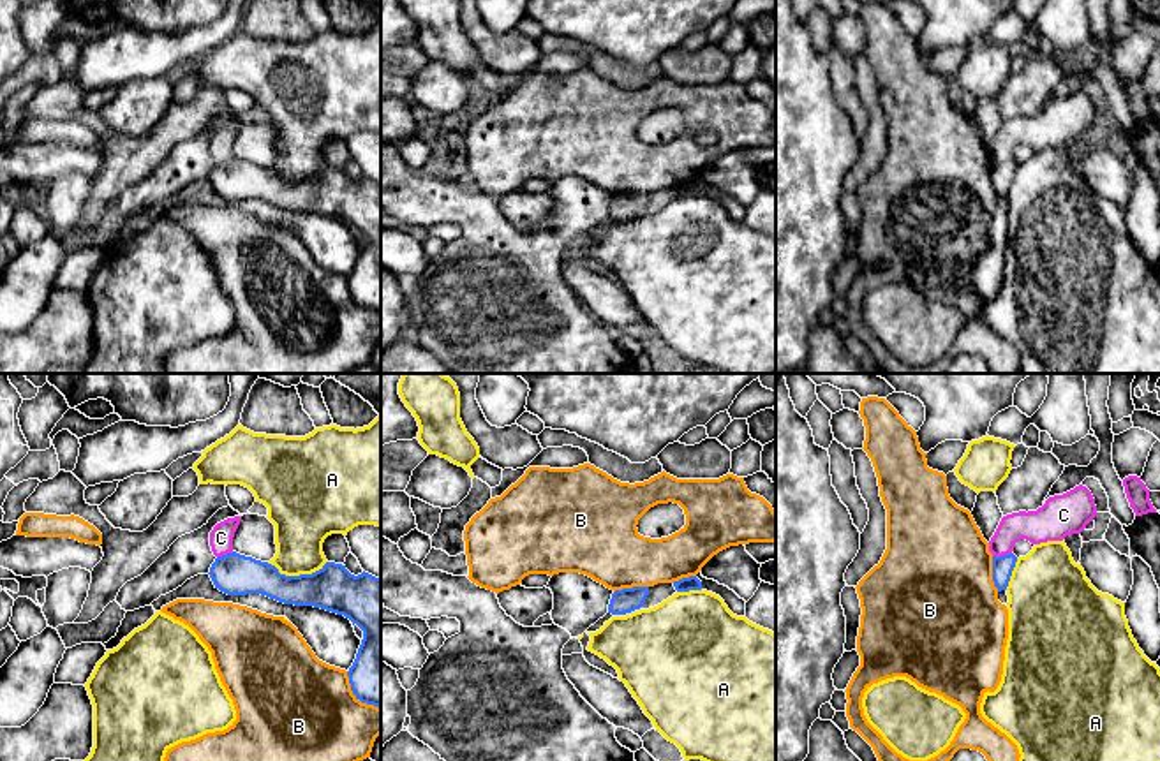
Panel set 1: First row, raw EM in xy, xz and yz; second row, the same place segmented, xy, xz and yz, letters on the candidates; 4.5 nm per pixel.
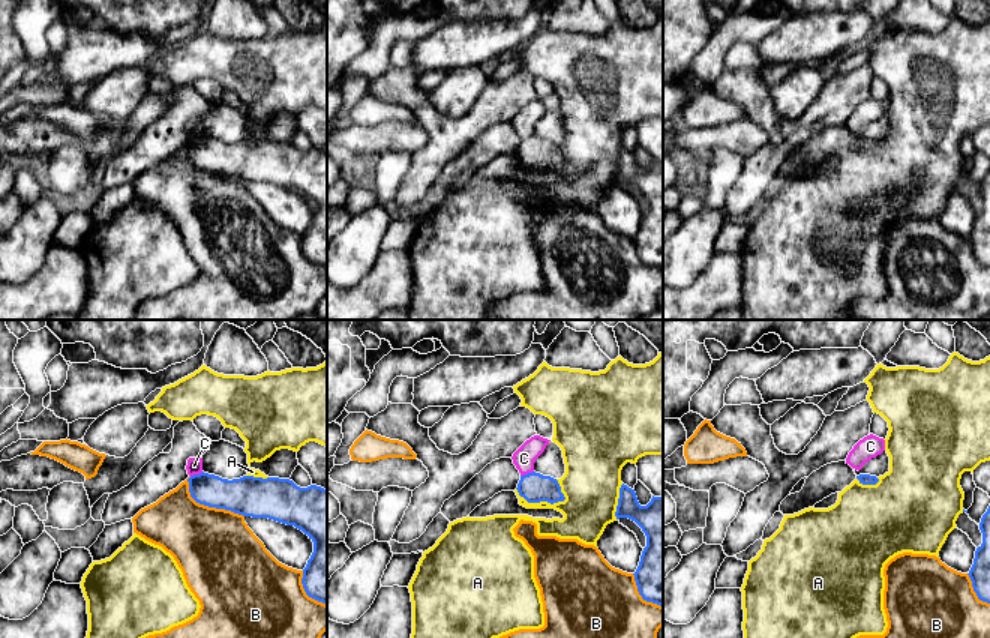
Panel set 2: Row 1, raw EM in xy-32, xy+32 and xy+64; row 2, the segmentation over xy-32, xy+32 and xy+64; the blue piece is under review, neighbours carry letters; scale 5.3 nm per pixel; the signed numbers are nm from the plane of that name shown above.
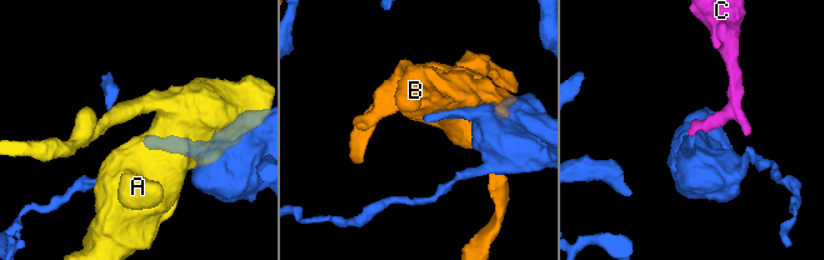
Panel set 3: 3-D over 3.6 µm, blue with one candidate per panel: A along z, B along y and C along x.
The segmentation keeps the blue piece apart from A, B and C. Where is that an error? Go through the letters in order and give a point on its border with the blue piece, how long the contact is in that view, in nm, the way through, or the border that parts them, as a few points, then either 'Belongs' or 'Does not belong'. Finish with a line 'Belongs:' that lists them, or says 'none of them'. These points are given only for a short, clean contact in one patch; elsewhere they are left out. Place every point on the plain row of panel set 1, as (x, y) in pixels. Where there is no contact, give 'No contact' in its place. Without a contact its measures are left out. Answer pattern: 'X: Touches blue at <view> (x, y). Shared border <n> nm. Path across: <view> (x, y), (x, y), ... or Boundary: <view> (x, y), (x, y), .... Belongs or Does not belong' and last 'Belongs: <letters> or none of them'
A: Touches blue at xy (297, 182). Shared border 280 nm. Does not belong
B: Touches blue at xz (630, 194). Shared border 160 nm. Does not belong
C: Touches blue at yz (1003, 161). Shared border 90 nm. Boundary: yz (1011, 157), (993, 162). Does not belong
Belongs: none of them

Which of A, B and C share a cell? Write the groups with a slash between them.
A / B / C

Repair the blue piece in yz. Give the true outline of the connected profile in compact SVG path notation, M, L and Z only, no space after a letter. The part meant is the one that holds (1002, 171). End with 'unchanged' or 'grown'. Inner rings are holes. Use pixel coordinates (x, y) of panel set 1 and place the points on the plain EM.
M1014 159L993 162L993 187L998 197L1007 196L1015 167Z; unchanged

